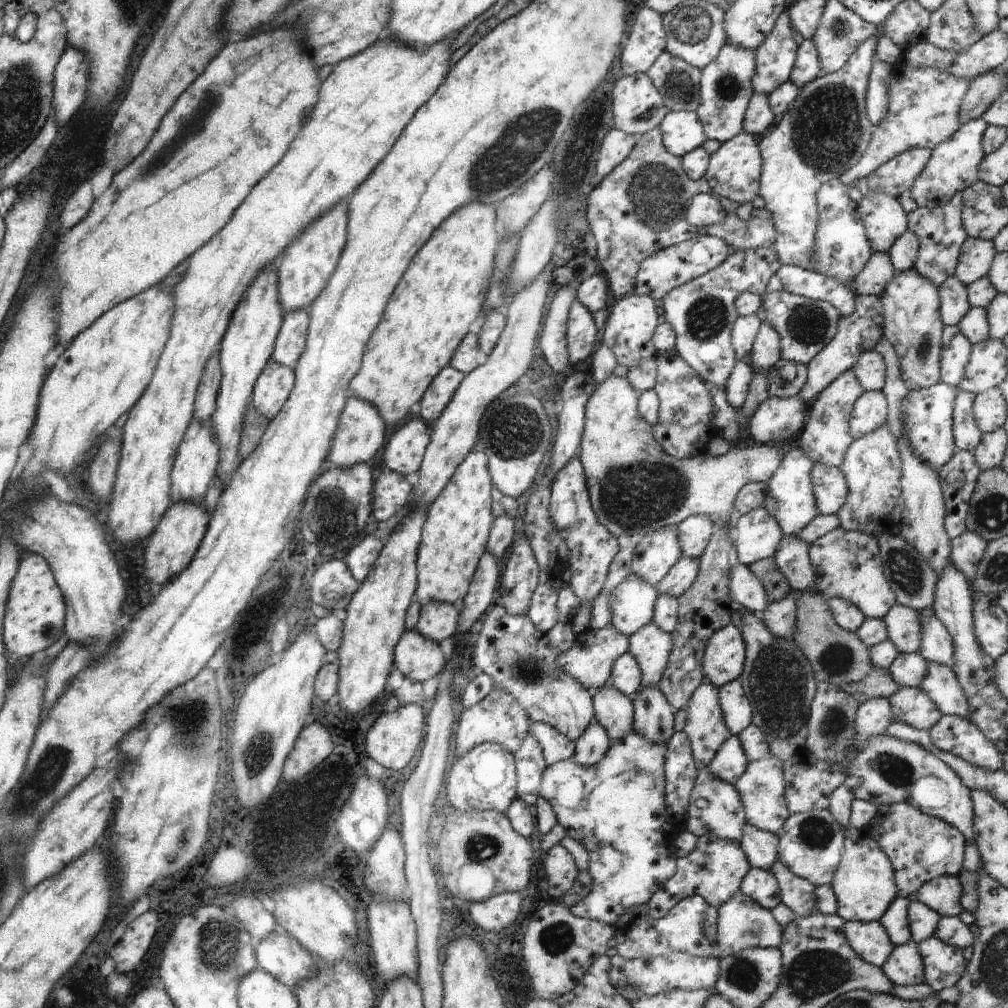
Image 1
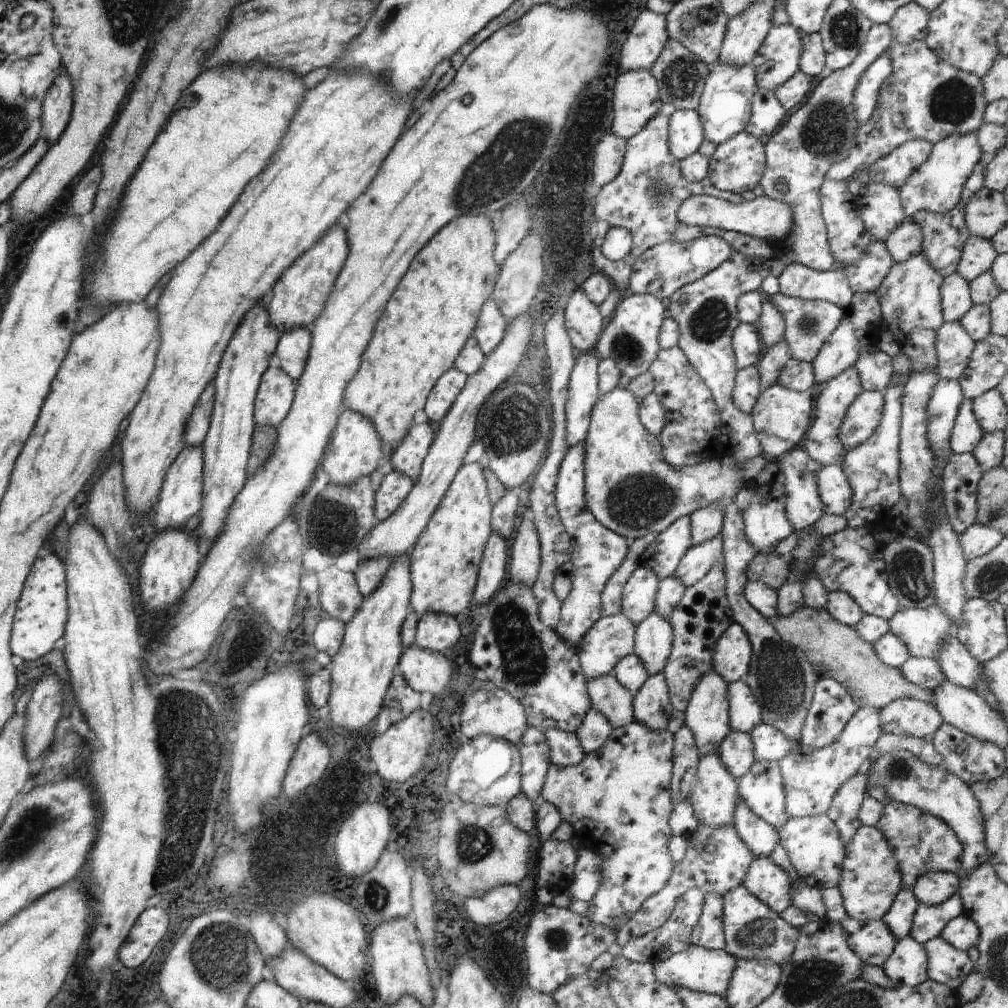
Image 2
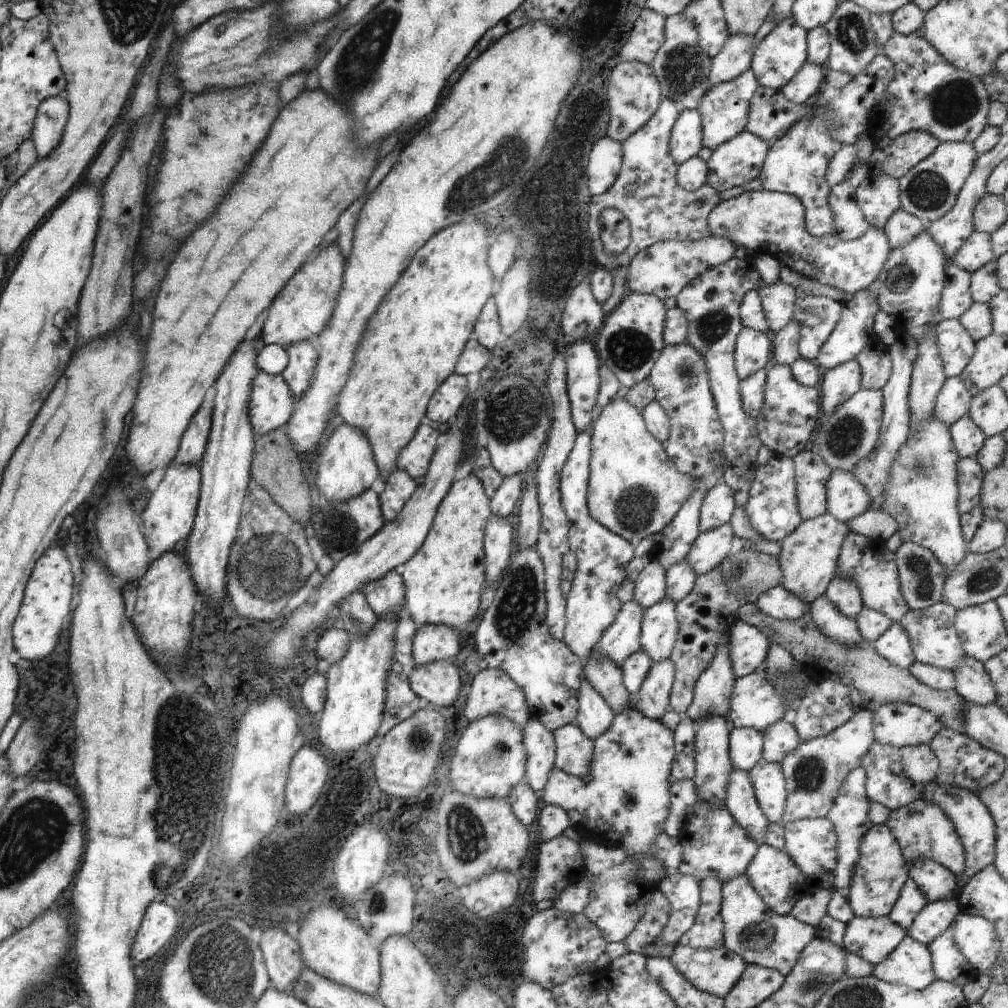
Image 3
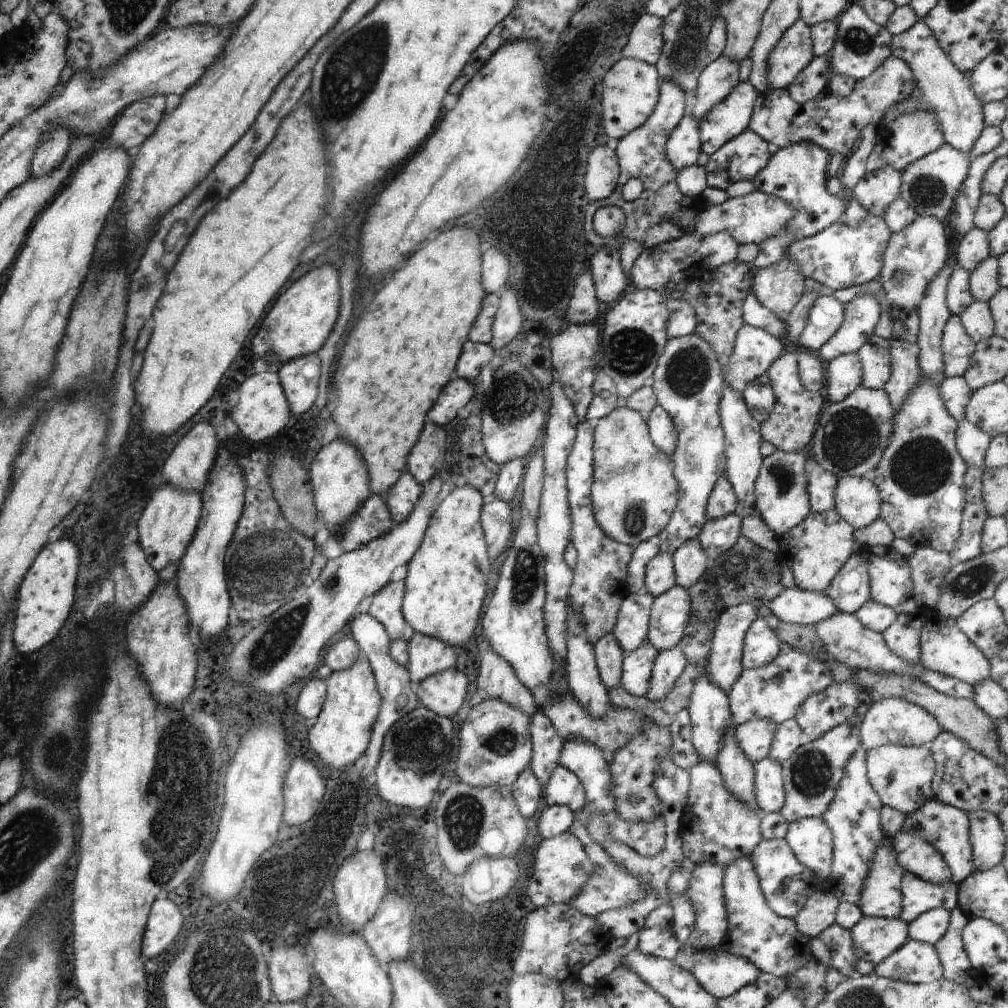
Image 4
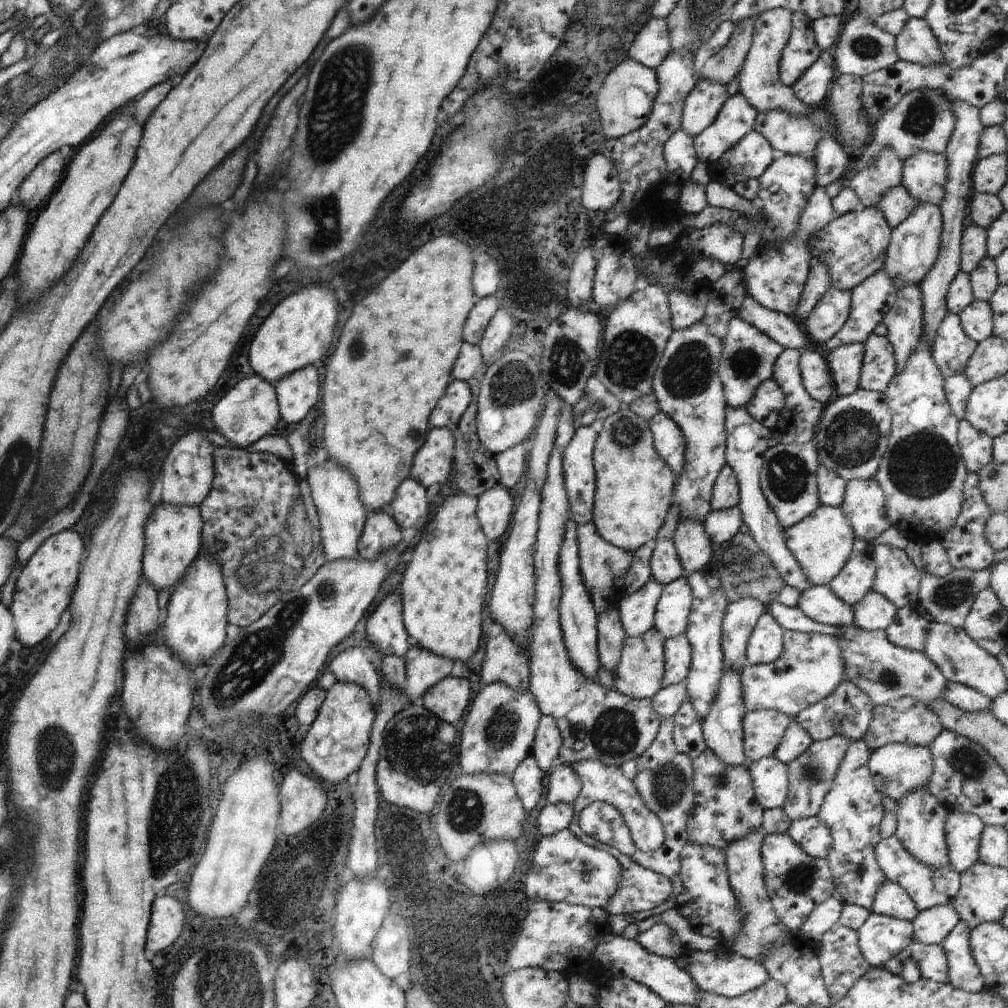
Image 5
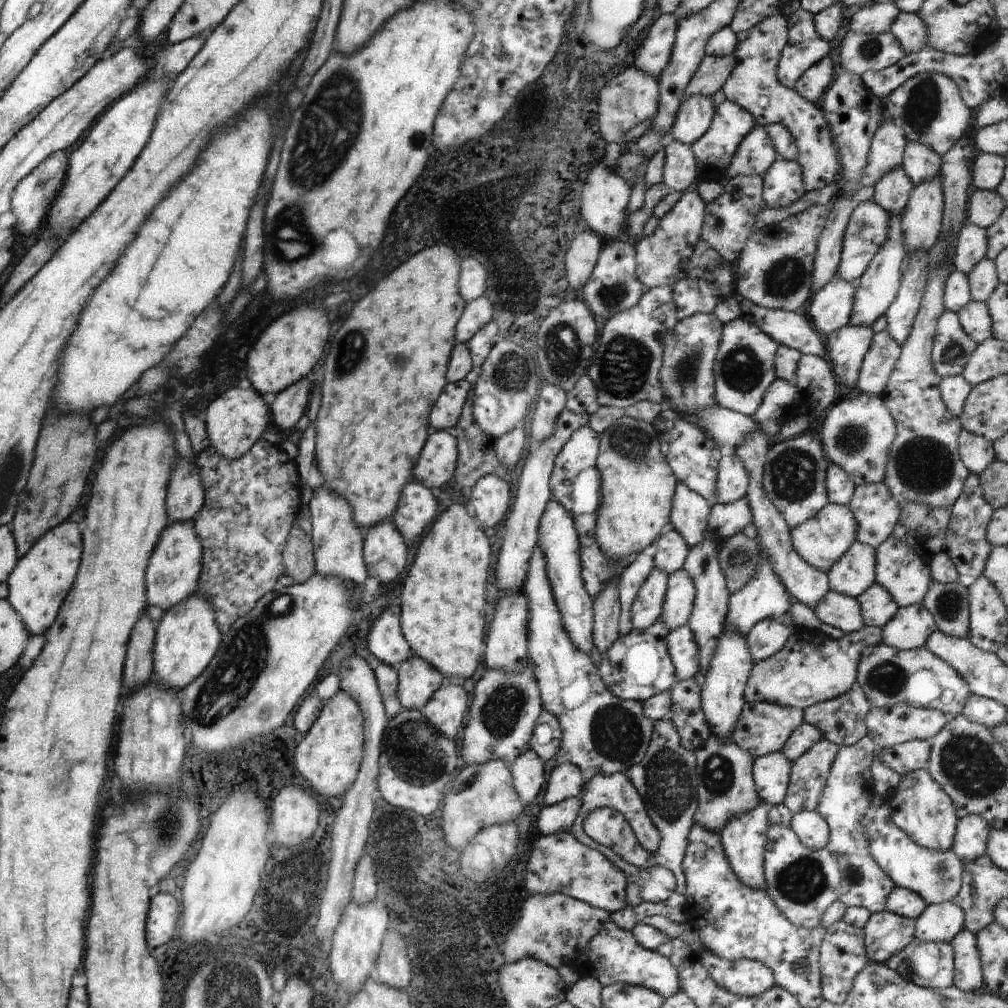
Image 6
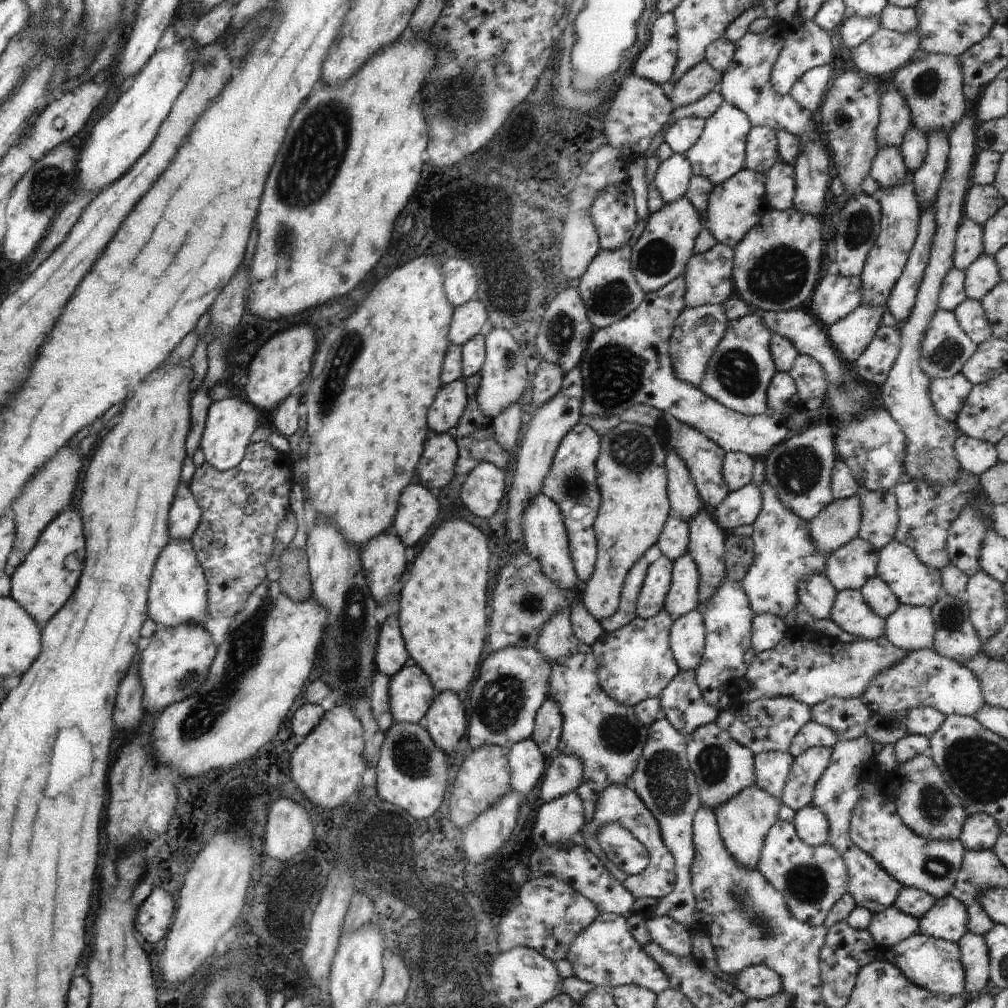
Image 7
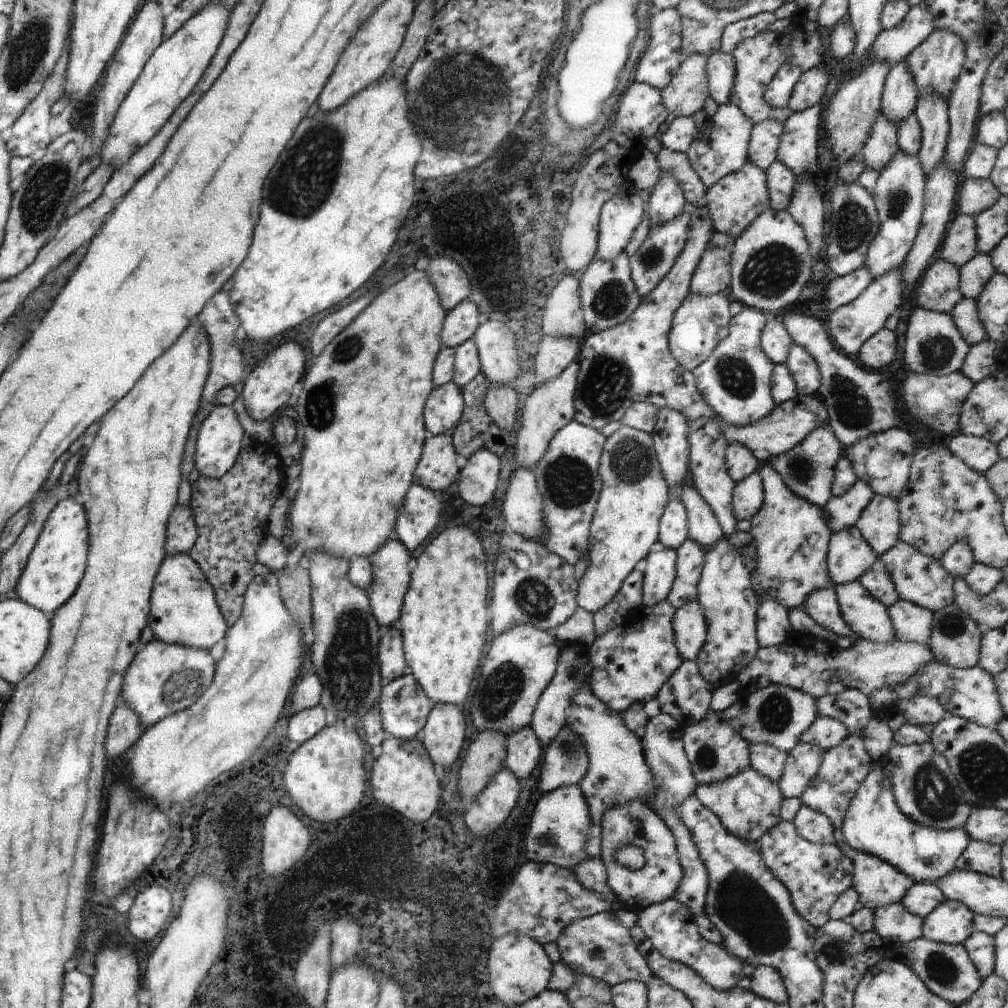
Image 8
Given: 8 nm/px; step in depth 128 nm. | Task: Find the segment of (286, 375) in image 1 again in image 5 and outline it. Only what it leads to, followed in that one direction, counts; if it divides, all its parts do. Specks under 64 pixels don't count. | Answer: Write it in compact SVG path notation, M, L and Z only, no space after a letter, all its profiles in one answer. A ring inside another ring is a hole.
M257 374L237 382L211 408L211 422L213 424L210 427L223 436L229 444L235 446L235 449L247 448L262 436L269 434L281 418L273 385L261 380Z

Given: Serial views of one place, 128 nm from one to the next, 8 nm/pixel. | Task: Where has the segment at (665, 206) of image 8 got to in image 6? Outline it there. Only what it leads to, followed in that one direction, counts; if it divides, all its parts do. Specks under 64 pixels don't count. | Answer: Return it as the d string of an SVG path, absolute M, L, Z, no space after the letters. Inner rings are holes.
M672 139L665 142L661 183L670 192L685 192L687 186L700 175L695 158L687 144Z

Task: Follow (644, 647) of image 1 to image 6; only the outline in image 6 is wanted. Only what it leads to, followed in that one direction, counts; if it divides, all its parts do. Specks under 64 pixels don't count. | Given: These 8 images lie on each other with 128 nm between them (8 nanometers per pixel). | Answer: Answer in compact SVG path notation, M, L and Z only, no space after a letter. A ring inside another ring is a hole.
M682 568L667 576L667 590L661 602L659 620L665 623L667 630L685 626L694 601L693 582Z

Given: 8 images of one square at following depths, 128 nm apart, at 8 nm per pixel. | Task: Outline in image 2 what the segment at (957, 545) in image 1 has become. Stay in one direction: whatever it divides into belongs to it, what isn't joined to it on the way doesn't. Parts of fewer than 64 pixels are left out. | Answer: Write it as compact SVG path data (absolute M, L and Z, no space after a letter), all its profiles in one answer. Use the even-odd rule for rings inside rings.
M973 523L963 534L957 536L959 548L966 561L975 560L989 552L1003 538L997 530Z

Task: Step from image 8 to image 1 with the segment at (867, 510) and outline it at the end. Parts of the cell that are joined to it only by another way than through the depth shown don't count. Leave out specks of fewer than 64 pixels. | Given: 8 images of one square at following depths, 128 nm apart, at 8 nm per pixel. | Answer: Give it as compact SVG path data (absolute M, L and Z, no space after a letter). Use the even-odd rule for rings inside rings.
M812 463L809 470L815 508L819 515L835 515L845 502L847 487L839 467Z

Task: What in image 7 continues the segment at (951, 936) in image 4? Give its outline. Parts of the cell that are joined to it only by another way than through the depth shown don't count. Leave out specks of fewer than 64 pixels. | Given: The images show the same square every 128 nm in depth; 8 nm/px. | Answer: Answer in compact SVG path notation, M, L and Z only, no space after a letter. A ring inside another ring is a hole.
M966 931L959 940L959 962L963 968L964 994L967 997L981 992L989 978L989 957L983 937Z

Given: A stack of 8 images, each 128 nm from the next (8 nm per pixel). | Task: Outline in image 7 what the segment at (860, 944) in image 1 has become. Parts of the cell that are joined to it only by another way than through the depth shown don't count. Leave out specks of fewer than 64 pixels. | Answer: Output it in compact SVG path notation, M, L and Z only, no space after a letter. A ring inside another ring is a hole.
M889 906L879 913L872 913L867 926L873 942L879 948L891 948L894 944L905 940L908 936L915 935L919 921L896 906Z

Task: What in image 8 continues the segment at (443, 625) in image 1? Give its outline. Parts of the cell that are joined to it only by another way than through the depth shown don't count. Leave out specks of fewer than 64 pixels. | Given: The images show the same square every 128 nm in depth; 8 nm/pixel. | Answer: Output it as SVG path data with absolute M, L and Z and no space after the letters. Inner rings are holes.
M411 673L388 681L378 696L381 726L387 735L411 740L425 726L426 716L433 708Z

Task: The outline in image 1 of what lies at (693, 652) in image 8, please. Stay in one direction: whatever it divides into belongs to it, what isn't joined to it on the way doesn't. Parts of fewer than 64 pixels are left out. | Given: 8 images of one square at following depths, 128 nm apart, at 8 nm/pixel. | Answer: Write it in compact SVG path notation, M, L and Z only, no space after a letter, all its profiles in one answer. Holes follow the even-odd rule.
M658 686L639 690L635 698L632 731L649 742L666 744L674 733L672 720L676 710L663 698Z

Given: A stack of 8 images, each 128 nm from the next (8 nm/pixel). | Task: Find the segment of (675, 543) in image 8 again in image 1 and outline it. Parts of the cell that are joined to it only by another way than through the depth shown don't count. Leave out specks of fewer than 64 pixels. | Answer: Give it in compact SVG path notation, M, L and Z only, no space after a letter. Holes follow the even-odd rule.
M629 573L609 594L610 624L623 636L635 634L639 628L649 624L657 595L657 590L651 584L643 582L639 576Z

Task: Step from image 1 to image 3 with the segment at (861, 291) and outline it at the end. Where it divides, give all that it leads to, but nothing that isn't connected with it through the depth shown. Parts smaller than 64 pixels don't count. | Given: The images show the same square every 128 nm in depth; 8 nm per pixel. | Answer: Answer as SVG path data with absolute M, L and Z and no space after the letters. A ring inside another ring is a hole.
M765 189L747 191L741 196L718 202L707 215L706 222L711 235L726 238L736 248L749 249L754 254L770 254L778 260L779 265L787 266L789 270L794 270L807 279L813 279L821 284L827 284L827 286L833 286L837 290L849 293L867 289L875 283L890 251L883 229L877 230L873 227L869 227L865 234L849 242L843 242L833 233L823 236L823 238L813 238L805 230L800 202L793 195L766 191Z

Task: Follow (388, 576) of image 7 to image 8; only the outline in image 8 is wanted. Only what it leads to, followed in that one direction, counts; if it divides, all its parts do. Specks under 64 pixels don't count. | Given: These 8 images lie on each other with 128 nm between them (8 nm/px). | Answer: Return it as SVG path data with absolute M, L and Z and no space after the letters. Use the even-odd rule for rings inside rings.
M393 536L393 540L387 540L373 554L369 554L367 561L371 566L371 582L364 592L368 598L371 614L383 630L391 626L401 614L399 612L401 610L401 600L403 600L403 594L405 594L407 584L409 584L407 550Z

